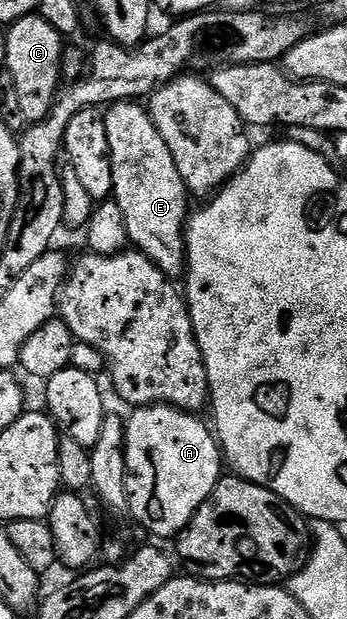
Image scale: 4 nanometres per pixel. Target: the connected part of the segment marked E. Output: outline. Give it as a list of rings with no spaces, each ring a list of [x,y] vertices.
[[[135,101],[116,103],[106,112],[105,133],[109,133],[113,165],[113,202],[125,213],[130,246],[149,257],[161,273],[168,277],[182,276],[187,262],[185,228],[189,218],[189,192],[181,173],[177,173],[165,137],[157,133],[148,108]]]

